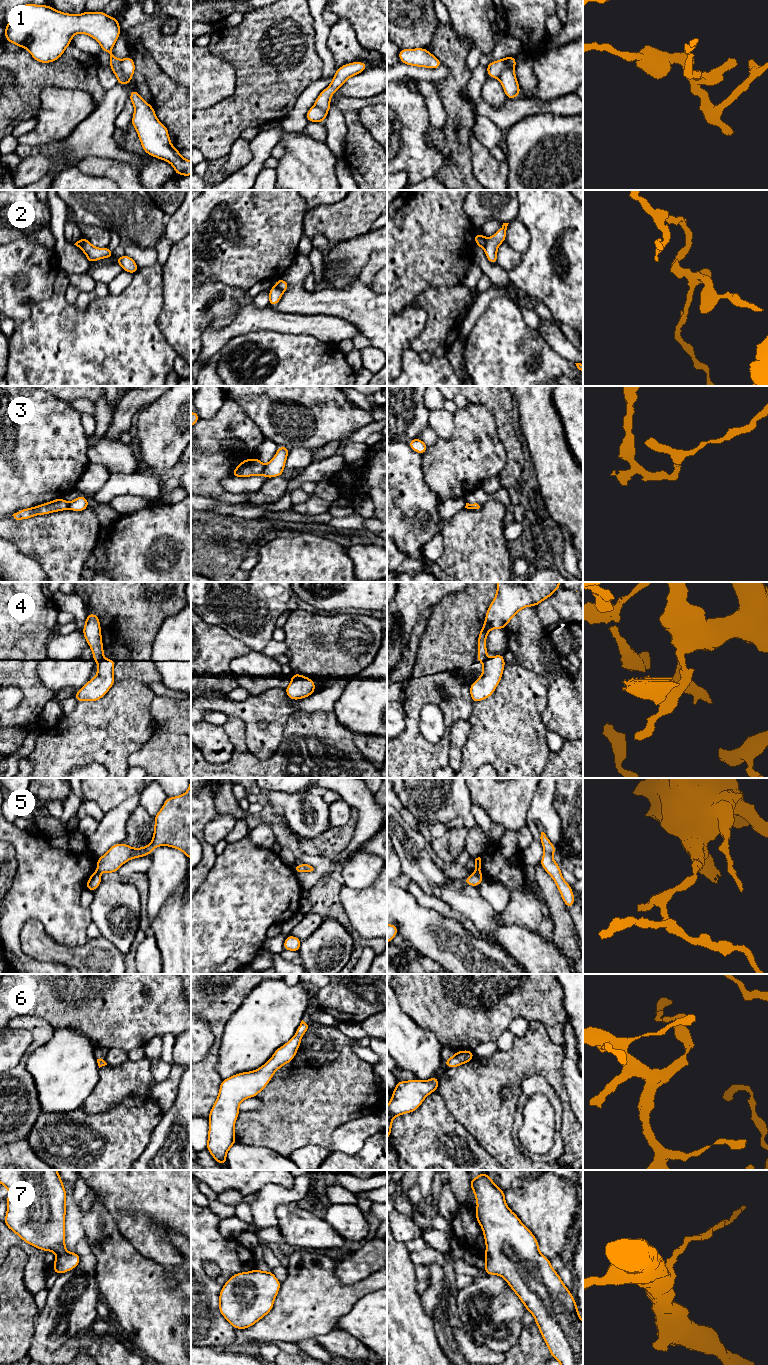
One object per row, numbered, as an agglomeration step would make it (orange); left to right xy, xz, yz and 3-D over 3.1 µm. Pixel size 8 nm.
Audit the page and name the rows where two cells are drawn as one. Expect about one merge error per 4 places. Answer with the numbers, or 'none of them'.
1, 2, 3, 4, 5

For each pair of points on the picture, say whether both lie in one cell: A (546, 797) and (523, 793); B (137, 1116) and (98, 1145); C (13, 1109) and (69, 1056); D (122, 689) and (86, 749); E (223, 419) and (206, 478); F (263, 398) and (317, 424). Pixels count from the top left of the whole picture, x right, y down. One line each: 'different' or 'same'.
A: different
B: same
C: different
D: same
E: same
F: same

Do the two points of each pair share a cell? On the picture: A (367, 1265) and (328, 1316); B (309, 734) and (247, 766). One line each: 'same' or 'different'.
A: different
B: same

